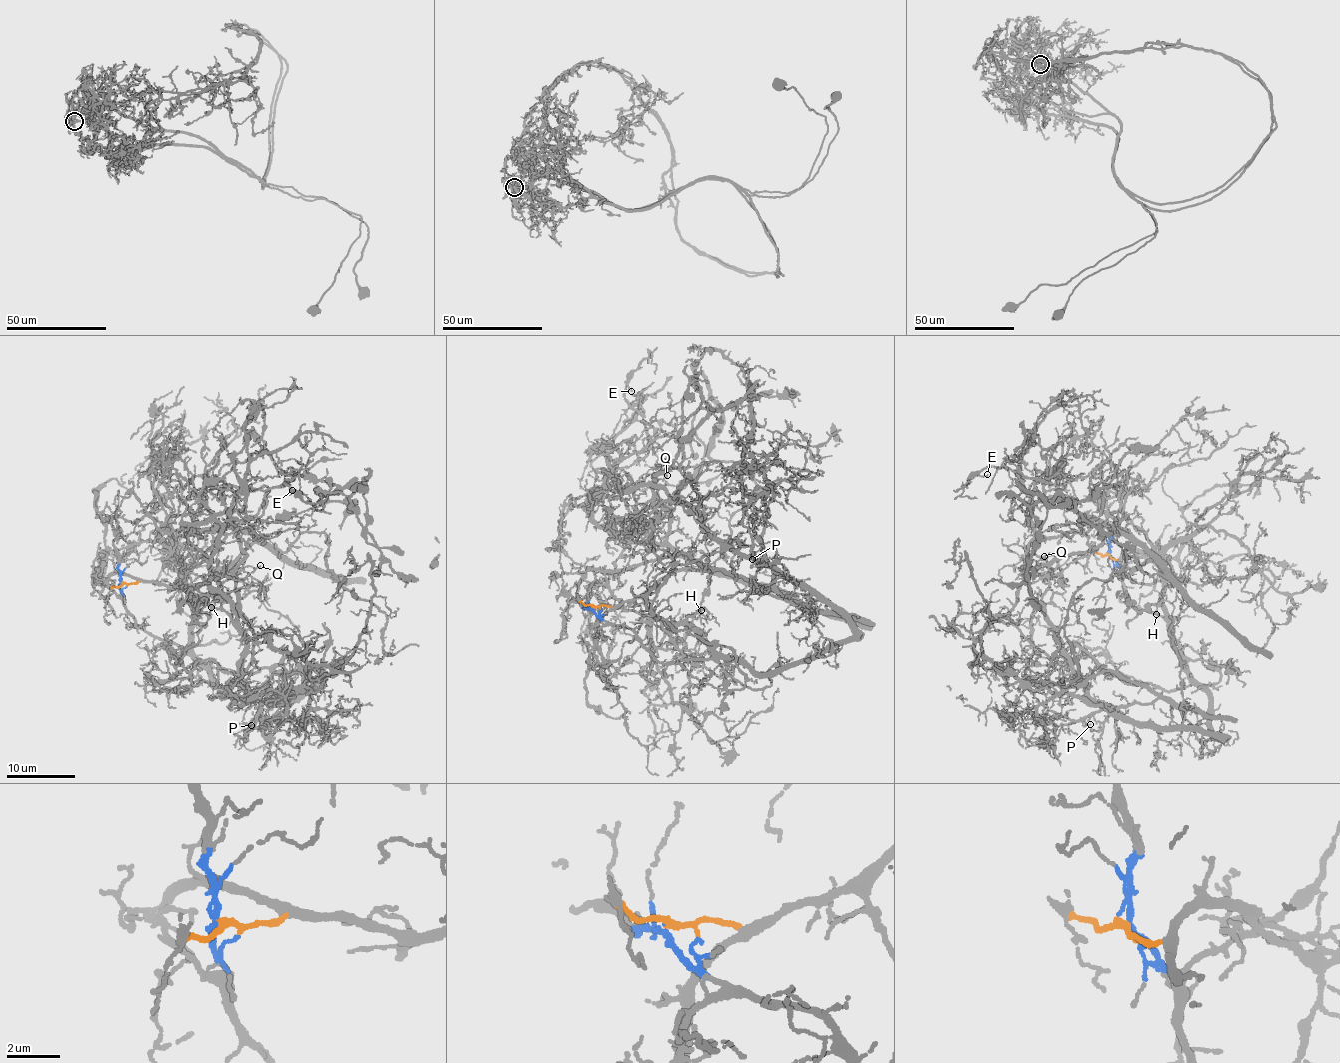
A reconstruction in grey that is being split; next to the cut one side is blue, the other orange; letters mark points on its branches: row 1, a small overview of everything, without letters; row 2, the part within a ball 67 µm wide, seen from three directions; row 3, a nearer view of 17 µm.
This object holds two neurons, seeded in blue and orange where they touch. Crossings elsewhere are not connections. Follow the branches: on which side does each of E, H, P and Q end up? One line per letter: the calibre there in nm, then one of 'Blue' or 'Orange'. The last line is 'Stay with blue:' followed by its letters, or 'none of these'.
E: Thickness 100 nm. Orange
H: Thickness 150 nm. Blue
P: Thickness 110 nm. Blue
Q: Thickness 120 nm. Orange
Stay with blue: H, P

